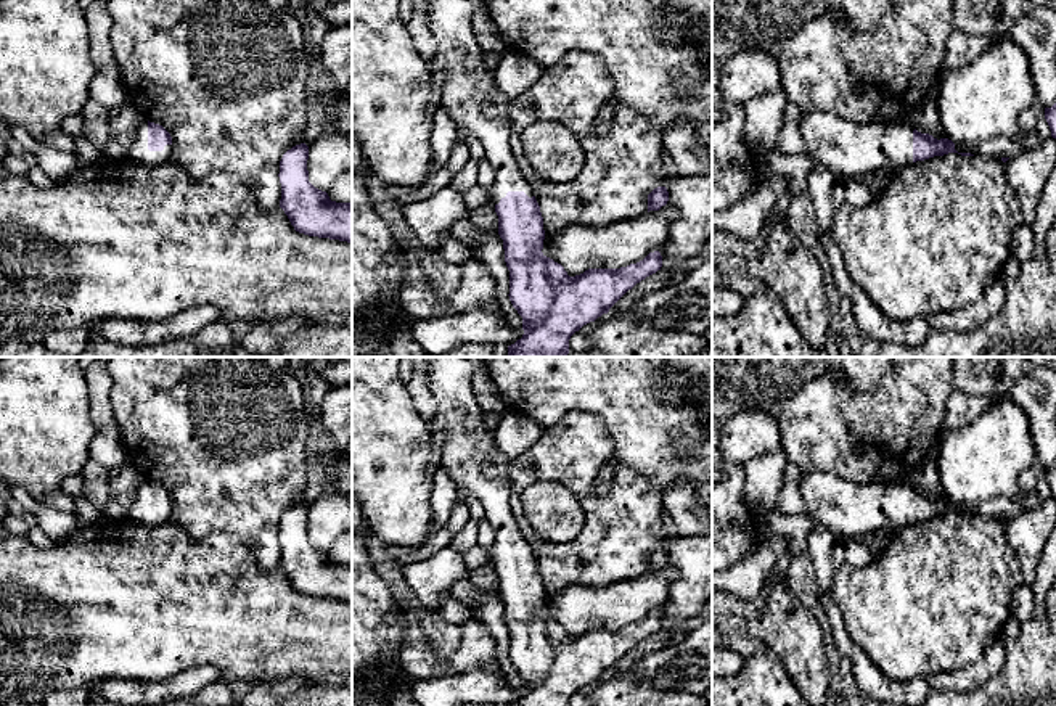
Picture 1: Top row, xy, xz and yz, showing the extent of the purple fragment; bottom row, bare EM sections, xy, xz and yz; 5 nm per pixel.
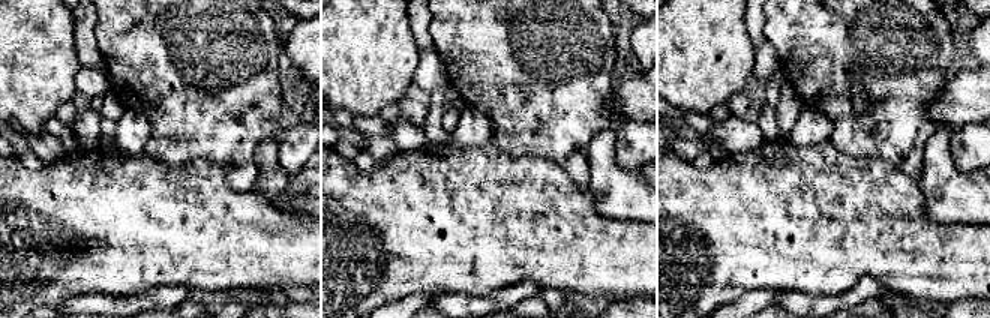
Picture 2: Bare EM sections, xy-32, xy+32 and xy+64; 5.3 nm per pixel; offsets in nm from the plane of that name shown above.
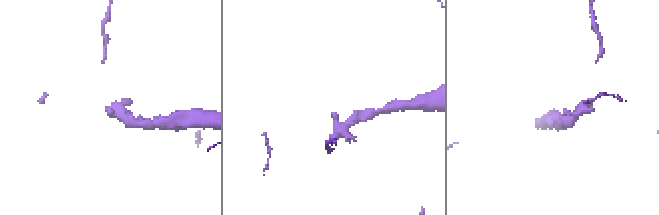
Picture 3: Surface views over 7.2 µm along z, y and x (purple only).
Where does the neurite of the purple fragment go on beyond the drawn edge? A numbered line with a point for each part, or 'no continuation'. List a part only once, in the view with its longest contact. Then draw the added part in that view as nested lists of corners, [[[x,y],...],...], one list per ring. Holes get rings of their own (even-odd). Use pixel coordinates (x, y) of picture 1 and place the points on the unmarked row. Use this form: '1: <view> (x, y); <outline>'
1: xy (139, 512); [[[141,481],[132,507],[129,508],[129,518],[140,524],[154,527],[169,521],[174,508],[172,505],[166,505],[162,511],[149,511],[148,510],[148,481]]]

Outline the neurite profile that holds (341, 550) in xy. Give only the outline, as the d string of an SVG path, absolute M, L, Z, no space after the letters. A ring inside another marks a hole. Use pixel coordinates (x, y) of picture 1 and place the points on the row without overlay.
M352 531L338 537L326 553L331 561L352 563Z

